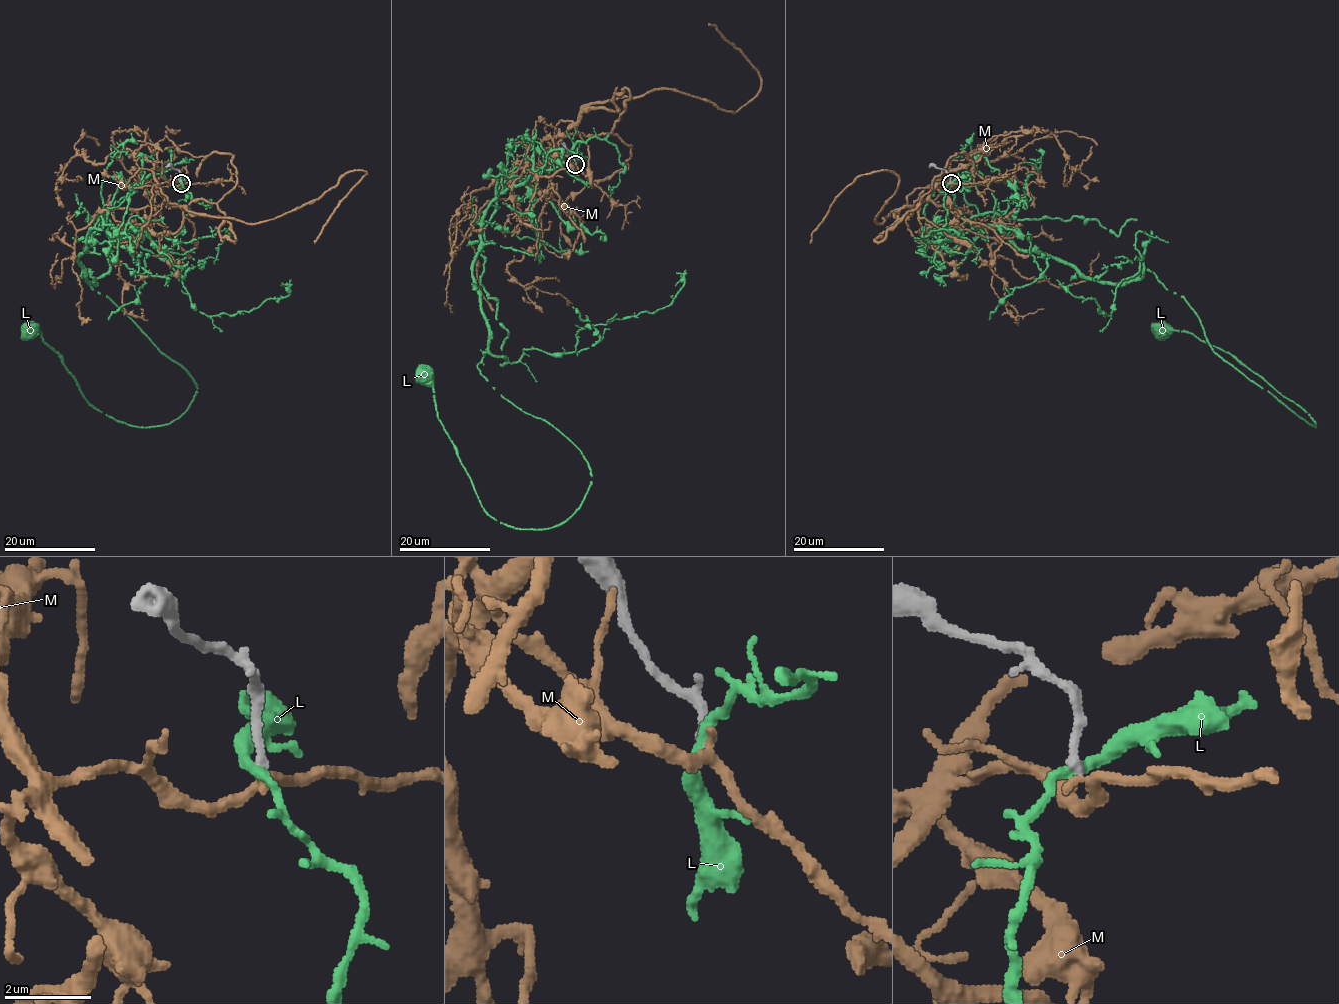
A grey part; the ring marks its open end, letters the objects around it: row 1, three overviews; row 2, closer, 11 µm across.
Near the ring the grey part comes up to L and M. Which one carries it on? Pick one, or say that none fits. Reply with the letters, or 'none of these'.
none of these

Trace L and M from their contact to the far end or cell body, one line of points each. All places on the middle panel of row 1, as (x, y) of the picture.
L: (575, 164), (498, 181), (473, 268), (479, 373), (580, 451), (580, 507), (551, 527), (491, 516), (423, 376)
M: (575, 164), (565, 163), (554, 148), (592, 103), (666, 89), (736, 111), (758, 92), (758, 70), (709, 23)

